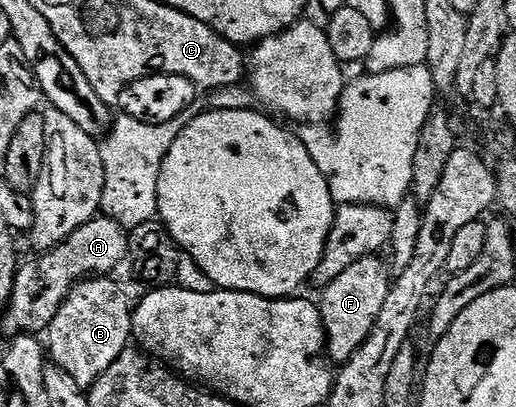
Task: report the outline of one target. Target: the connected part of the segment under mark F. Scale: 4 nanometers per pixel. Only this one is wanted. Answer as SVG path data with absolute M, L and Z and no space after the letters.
M371 256L358 260L321 291L322 324L328 339L328 354L335 363L338 361L338 364L345 364L349 361L368 340L377 317L380 316L392 283L392 274L390 276L386 271L386 266L380 258Z

